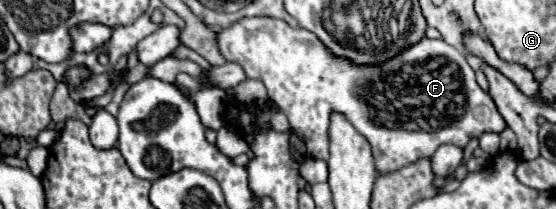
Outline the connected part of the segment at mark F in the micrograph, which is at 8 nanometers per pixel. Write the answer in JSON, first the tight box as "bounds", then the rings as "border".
{"bounds":[216,16,508,174],"border":[[[262,16],[242,18],[236,24],[230,24],[216,32],[216,42],[220,44],[220,54],[228,62],[240,64],[248,78],[264,82],[268,100],[286,114],[290,128],[300,136],[300,140],[304,140],[308,154],[320,160],[328,160],[328,124],[332,112],[344,112],[348,122],[370,142],[378,174],[394,172],[396,168],[404,168],[420,158],[430,158],[442,144],[464,148],[472,138],[480,138],[484,132],[500,134],[508,128],[492,96],[478,86],[466,56],[444,40],[424,38],[384,64],[352,64],[352,60],[332,56],[314,32],[292,28],[278,18]]]}

